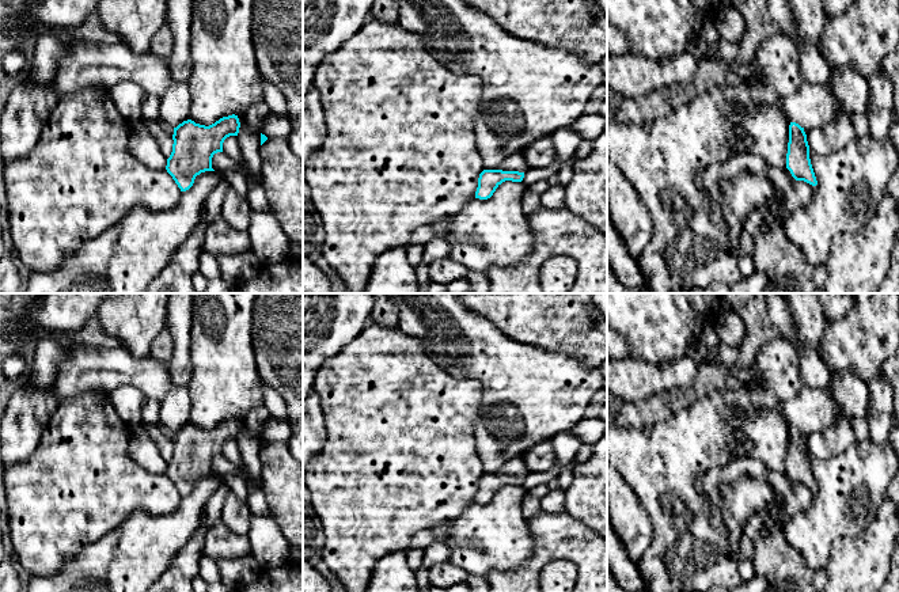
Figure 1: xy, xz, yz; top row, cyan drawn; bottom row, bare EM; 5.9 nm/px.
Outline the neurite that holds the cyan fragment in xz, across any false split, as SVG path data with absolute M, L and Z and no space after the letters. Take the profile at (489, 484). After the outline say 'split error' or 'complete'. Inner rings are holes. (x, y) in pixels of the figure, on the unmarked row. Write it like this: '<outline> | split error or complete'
M521 456L505 463L497 474L483 474L478 482L475 502L490 502L496 493L505 485L521 486L528 474L530 470Z | split error

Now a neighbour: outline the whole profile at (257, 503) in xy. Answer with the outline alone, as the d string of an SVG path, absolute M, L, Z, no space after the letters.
M217 456L212 462L212 473L215 475L231 473L236 477L240 477L244 481L244 485L249 492L246 505L249 506L250 512L253 515L272 517L272 512L269 509L262 487L258 485L251 485L244 470L240 466L234 464L232 462L227 460L224 456Z

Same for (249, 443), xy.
M244 417L236 418L240 426L238 447L247 471L258 486L261 486L261 434L250 432L244 426Z

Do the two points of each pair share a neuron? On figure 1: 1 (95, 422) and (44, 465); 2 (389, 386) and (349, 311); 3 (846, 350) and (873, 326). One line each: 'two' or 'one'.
1: one
2: two
3: one

